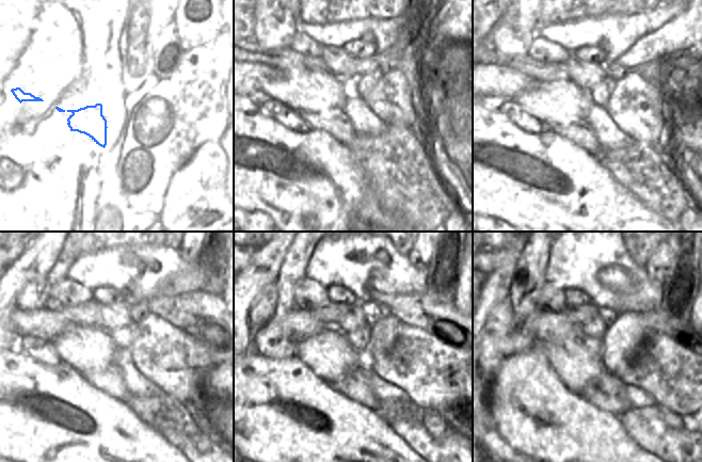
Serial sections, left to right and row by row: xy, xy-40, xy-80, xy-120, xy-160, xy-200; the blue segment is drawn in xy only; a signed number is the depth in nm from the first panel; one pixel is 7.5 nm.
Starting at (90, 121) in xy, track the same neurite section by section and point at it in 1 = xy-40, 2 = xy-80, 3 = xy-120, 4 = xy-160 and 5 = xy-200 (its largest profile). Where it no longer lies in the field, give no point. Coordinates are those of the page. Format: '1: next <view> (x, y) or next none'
1: next xy-40 (334, 122)
2: next xy-80 (580, 133)
3: next xy-120 (109, 380)
4: next xy-160 (354, 385)
5: next xy-200 (607, 393)

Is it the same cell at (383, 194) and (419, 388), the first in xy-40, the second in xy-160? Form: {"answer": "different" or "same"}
{"answer": "different"}

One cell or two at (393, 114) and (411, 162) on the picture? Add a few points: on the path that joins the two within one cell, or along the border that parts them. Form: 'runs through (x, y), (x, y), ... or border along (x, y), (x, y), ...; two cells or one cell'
border along (386, 126), (405, 126), (411, 129); two cells

